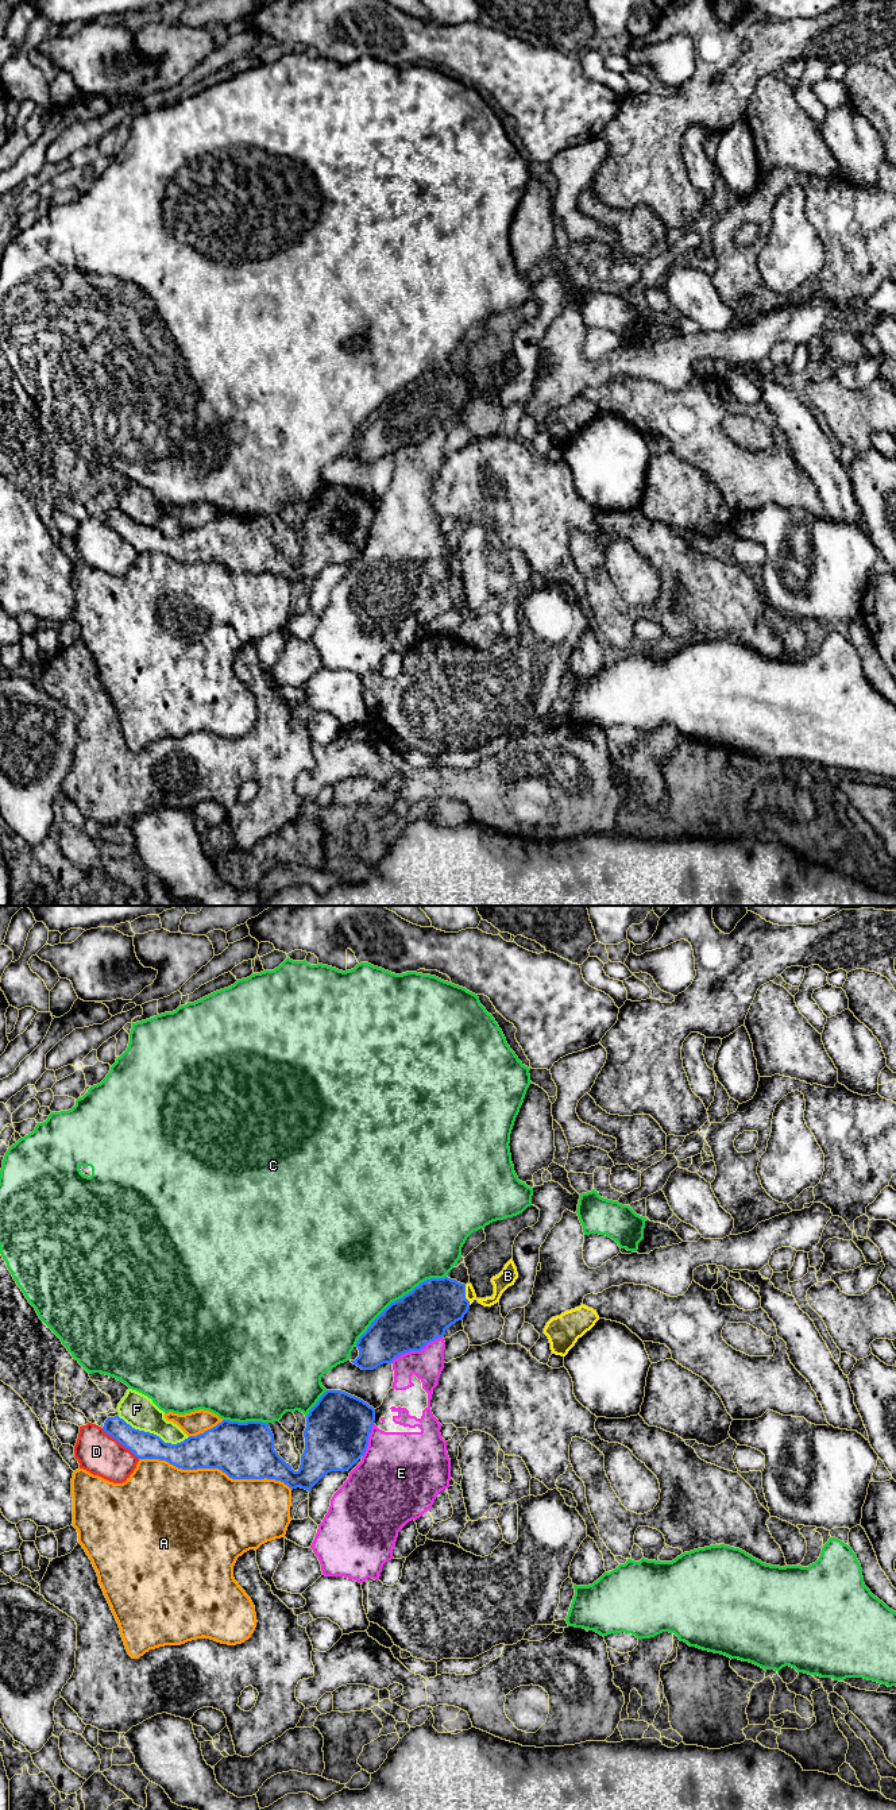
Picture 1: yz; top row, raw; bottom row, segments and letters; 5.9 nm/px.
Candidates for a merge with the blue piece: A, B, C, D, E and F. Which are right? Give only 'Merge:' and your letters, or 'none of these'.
Merge: B

